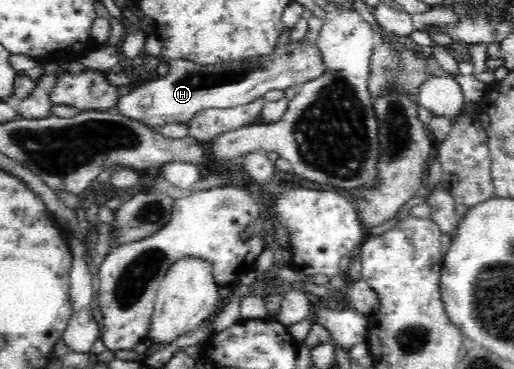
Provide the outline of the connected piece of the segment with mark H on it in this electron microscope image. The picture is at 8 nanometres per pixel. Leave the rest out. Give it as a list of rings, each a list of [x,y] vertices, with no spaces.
[[[309,34],[296,43],[277,44],[270,54],[255,56],[248,60],[233,60],[214,63],[213,65],[203,65],[189,60],[176,59],[170,60],[169,63],[170,68],[164,77],[154,76],[147,82],[133,86],[127,95],[121,94],[119,101],[117,101],[117,111],[121,112],[121,115],[144,123],[151,128],[175,122],[188,125],[189,121],[195,117],[195,113],[199,113],[203,109],[211,107],[225,109],[227,107],[245,105],[255,101],[257,97],[263,97],[269,91],[275,91],[275,89],[285,91],[287,87],[293,87],[293,85],[297,87],[305,85],[307,81],[317,79],[317,77],[321,77],[327,71],[327,64],[323,60],[321,50],[315,44],[315,37]]]

